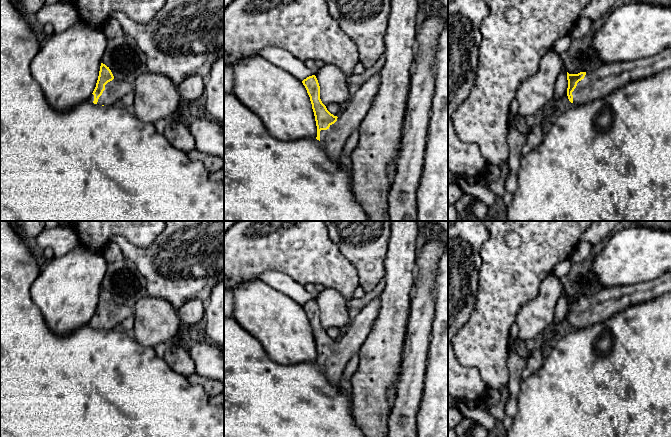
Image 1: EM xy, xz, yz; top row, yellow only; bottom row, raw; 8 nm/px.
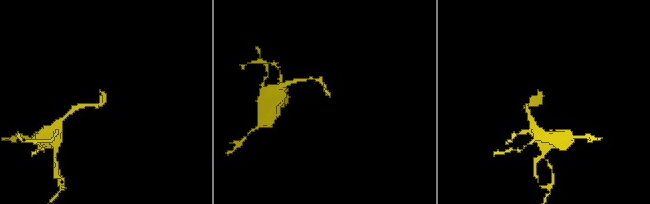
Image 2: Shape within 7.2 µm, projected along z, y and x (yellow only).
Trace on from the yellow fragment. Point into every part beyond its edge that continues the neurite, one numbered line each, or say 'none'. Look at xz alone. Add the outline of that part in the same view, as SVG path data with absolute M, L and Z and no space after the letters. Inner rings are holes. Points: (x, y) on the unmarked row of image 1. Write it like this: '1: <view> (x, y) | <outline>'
1: xz (332, 364) | M380 296L369 302L354 319L350 320L346 333L334 348L330 349L327 354L320 355L320 369L331 384L340 386L347 363L355 353L358 353L379 310Z

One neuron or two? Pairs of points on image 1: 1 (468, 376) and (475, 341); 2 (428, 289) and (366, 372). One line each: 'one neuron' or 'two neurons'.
1: two neurons
2: two neurons

